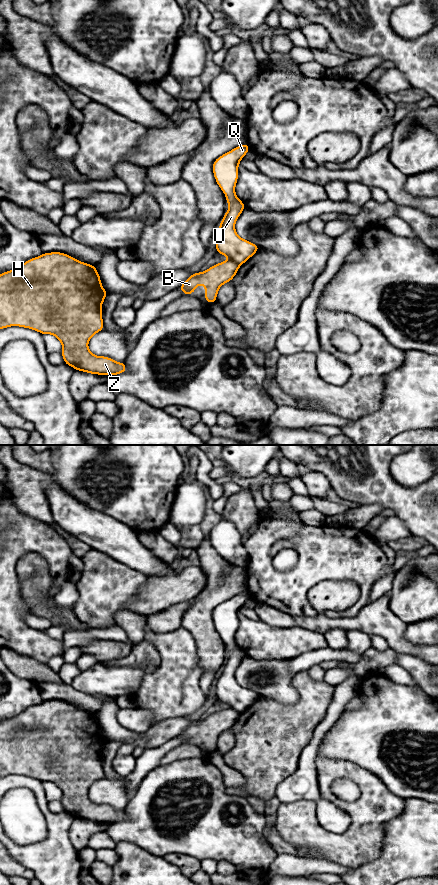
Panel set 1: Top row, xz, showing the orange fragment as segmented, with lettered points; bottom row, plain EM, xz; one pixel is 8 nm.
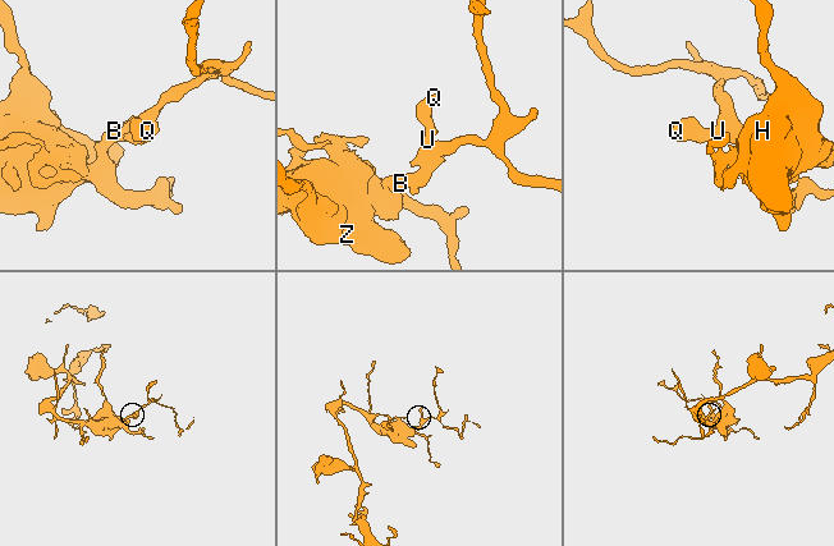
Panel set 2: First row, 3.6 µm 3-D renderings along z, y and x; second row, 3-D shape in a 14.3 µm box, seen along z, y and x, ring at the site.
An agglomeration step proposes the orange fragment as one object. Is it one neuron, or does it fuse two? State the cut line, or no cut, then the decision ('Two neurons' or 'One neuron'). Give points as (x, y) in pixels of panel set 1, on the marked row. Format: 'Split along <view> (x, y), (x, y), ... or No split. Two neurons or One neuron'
Split along xz (229, 258), (239, 265). Two neurons

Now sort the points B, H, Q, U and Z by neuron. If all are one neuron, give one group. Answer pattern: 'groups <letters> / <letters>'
groups B H Z / Q U

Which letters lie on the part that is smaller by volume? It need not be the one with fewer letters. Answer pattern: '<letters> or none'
Q, U

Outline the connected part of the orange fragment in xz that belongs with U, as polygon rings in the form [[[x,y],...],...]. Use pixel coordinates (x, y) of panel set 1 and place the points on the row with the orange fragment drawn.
[[[247,143],[235,147],[218,157],[212,166],[216,183],[226,195],[229,205],[217,231],[216,251],[217,254],[226,255],[239,265],[248,261],[260,249],[256,244],[239,237],[235,230],[235,223],[246,207],[235,194],[238,166],[249,150]]]

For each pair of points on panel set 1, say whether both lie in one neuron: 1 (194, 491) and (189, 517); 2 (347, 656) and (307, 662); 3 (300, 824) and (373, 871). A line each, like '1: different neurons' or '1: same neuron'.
1: same neuron
2: same neuron
3: different neurons

